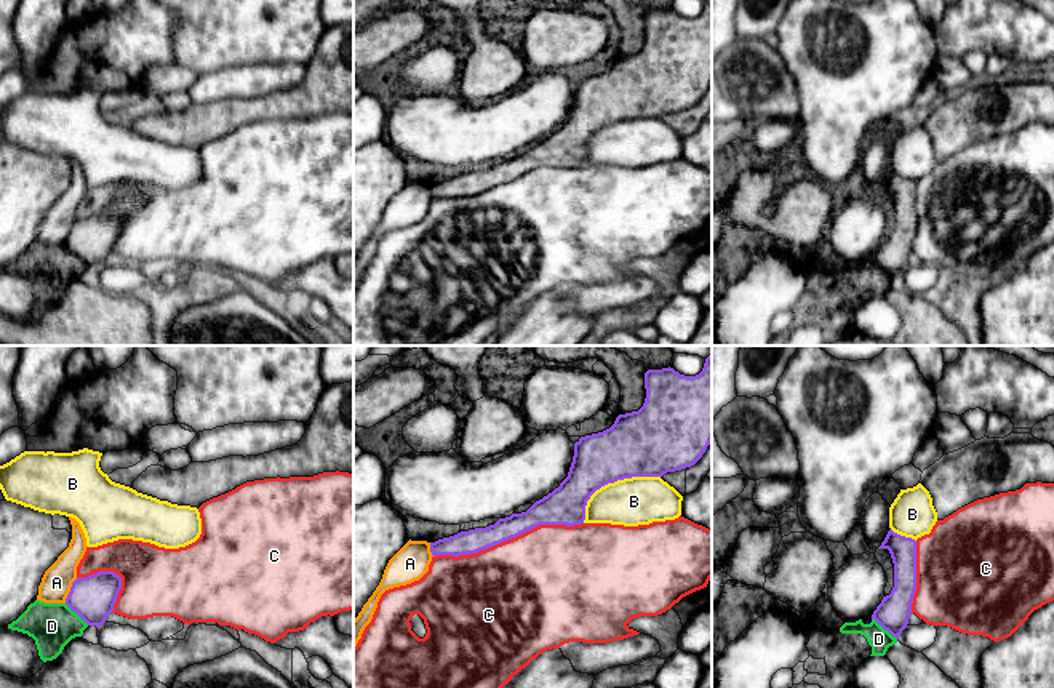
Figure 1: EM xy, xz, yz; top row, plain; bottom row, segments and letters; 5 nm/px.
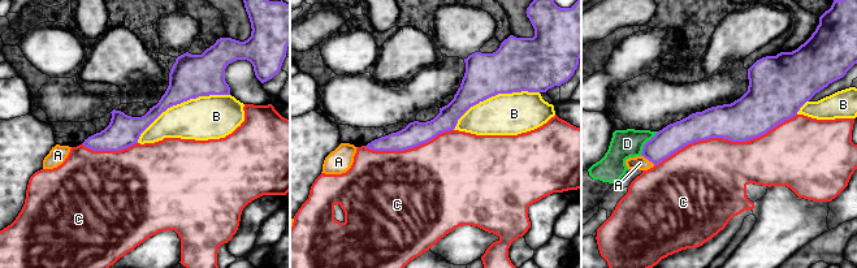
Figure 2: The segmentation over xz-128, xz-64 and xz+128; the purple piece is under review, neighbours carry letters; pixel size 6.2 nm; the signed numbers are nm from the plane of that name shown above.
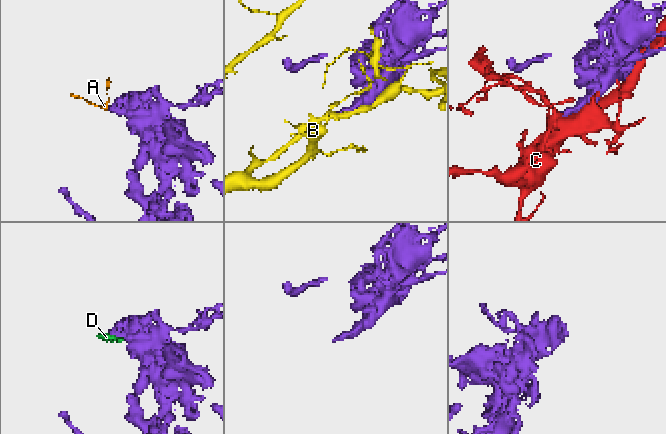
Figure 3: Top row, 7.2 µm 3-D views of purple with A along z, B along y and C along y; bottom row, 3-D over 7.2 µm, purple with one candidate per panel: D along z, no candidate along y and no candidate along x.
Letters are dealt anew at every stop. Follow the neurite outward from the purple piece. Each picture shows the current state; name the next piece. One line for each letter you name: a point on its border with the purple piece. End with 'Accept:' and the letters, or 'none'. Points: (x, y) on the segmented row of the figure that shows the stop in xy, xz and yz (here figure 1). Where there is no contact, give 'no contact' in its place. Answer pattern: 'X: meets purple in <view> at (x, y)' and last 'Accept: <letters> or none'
Accept: none

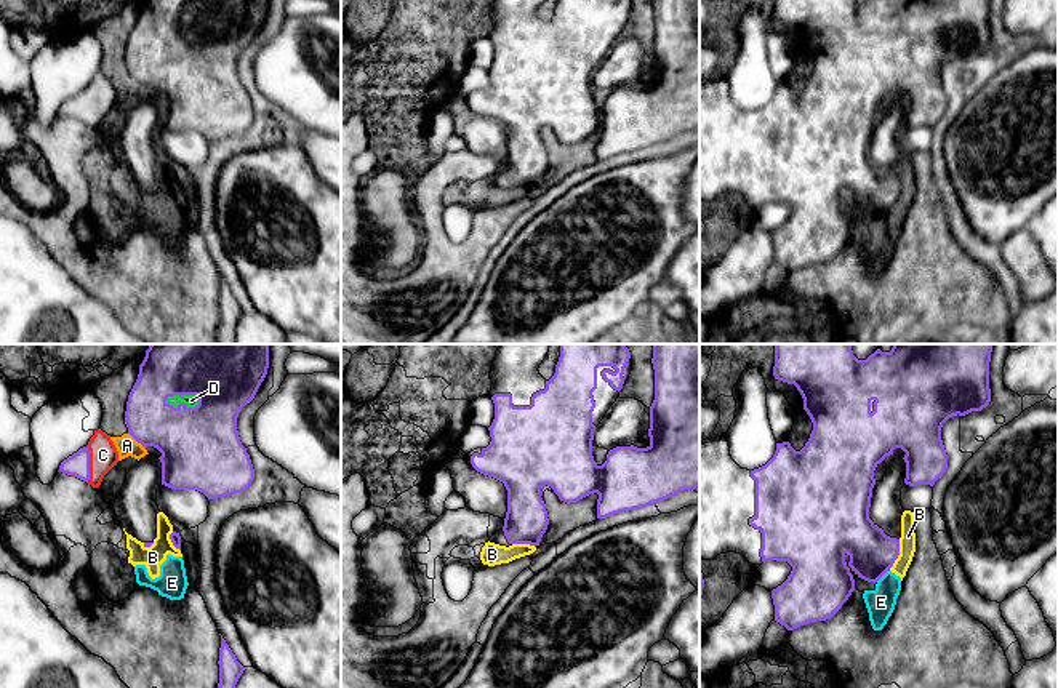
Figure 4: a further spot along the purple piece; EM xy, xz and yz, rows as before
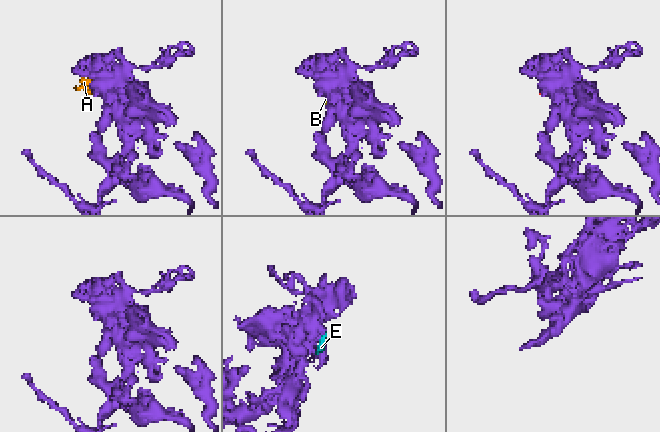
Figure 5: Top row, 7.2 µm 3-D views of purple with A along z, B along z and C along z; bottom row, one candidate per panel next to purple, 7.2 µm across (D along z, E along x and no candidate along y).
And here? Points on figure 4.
C: meets purple in xy at (88, 464)
D: meets purple in xy at (183, 404)
Accept: C, D

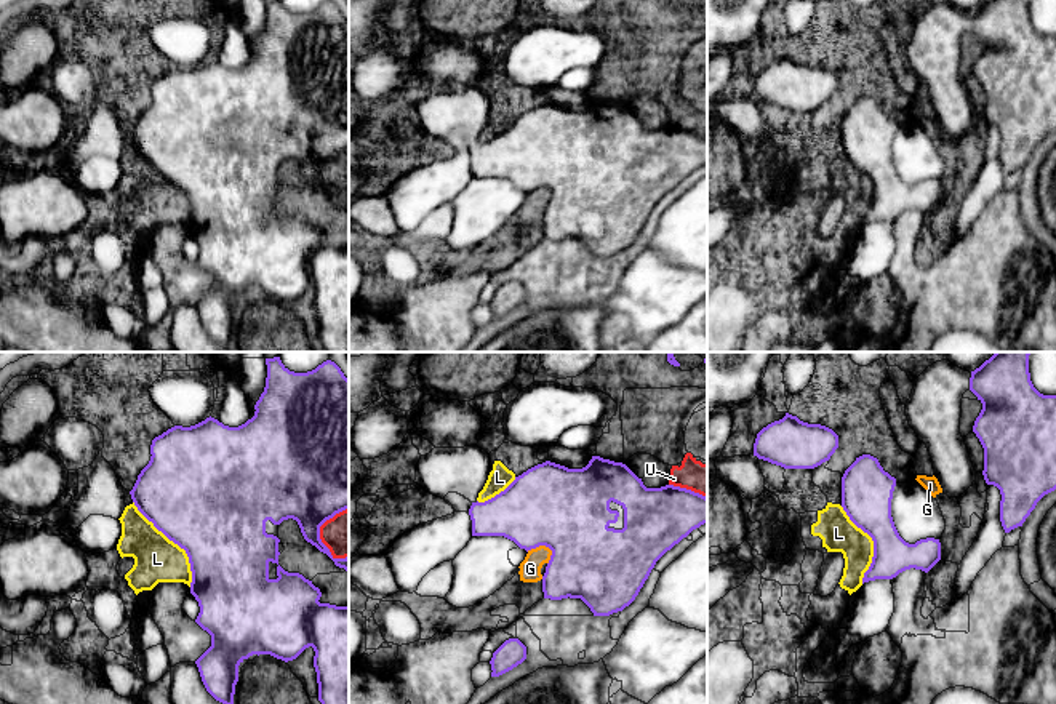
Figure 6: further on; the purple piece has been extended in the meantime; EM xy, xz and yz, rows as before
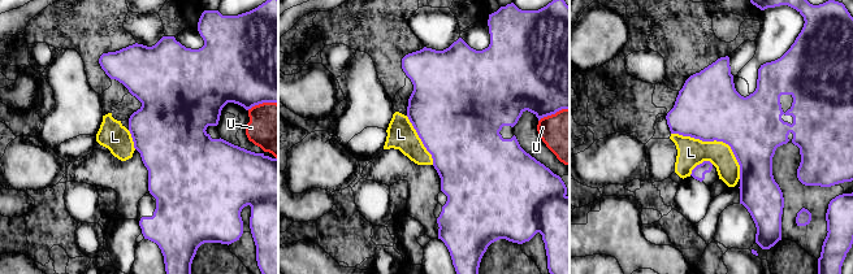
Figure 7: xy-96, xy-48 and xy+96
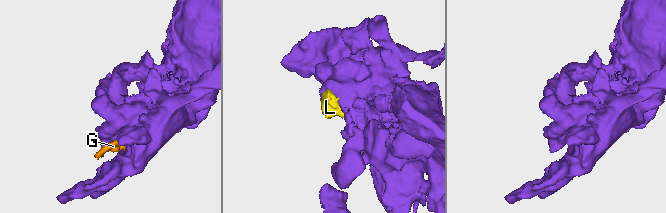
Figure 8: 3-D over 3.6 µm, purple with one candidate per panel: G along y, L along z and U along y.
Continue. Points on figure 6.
Accept: none

